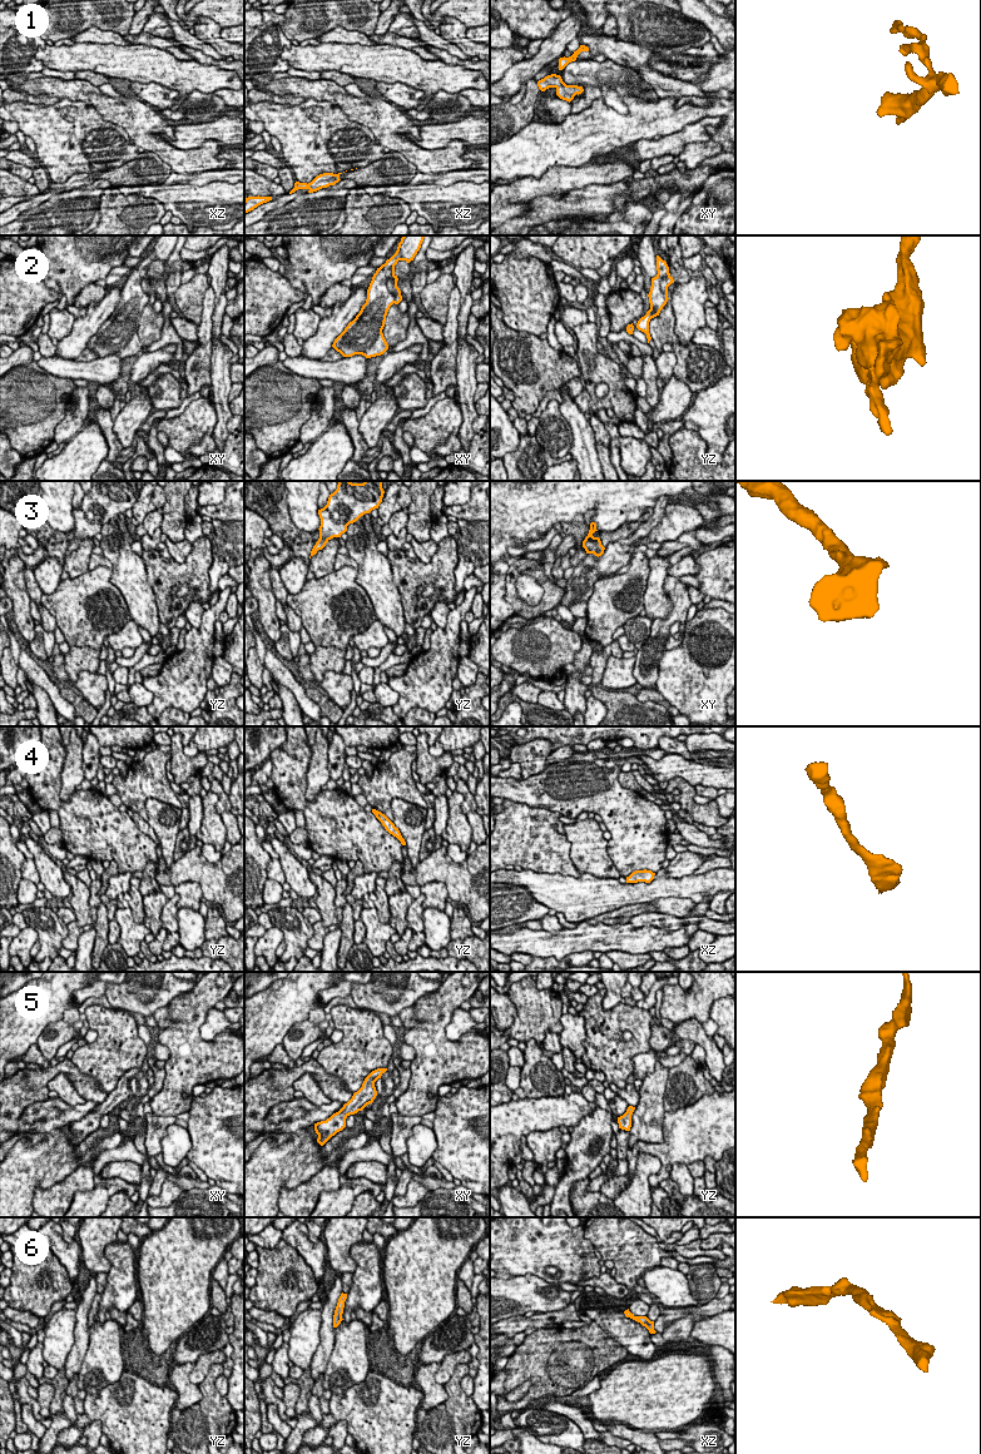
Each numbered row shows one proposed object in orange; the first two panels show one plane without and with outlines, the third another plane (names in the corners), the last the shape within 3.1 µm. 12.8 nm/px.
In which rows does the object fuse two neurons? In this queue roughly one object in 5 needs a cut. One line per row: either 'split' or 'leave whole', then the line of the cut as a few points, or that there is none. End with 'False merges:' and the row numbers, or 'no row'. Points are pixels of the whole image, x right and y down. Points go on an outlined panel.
1: leave whole; cut none
2: split; cut xy (394, 273), (387, 282), (387, 289), (394, 296), (395, 302)
3: leave whole; cut none
4: leave whole; cut none
5: leave whole; cut none
6: leave whole; cut none
False merges: 2

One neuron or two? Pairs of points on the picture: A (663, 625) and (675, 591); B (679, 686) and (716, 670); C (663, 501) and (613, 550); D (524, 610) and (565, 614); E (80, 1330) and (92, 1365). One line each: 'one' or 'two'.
A: one
B: one
C: one
D: two
E: two

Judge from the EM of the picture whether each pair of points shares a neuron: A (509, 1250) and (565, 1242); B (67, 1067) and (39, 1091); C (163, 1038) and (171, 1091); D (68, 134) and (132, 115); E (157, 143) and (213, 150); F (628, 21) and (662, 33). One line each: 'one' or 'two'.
A: one
B: one
C: one
D: two
E: one
F: one

